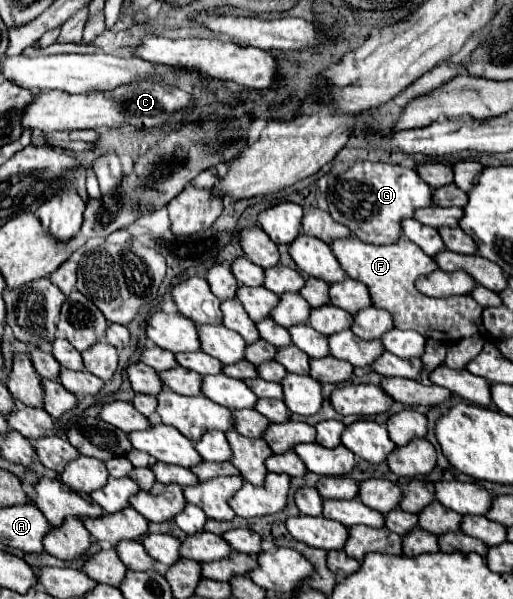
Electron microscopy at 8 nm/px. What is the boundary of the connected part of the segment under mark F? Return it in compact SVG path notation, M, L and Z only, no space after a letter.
M354 236L340 238L330 244L336 260L340 262L346 276L360 280L368 286L372 304L384 308L394 316L394 328L416 330L424 338L434 340L462 340L474 336L482 326L482 306L472 300L472 296L452 296L452 298L428 298L416 292L414 280L434 272L438 266L426 256L414 242L400 238L396 244L374 246L366 244Z

